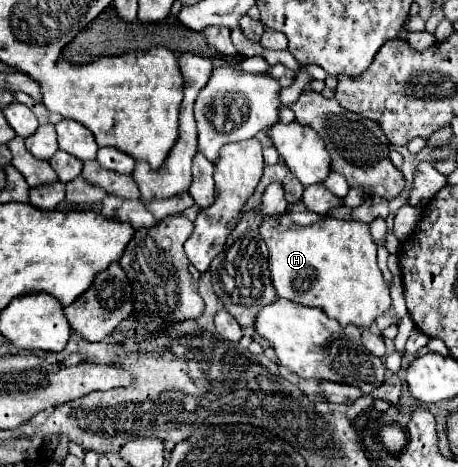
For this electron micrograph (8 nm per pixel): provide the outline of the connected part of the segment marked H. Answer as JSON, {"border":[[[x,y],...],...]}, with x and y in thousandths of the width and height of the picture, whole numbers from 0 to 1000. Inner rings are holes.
{"border":[[[627,456],[574,465],[574,478],[566,486],[566,503],[583,520],[587,533],[587,580],[592,580],[592,606],[609,636],[644,645],[653,653],[679,653],[701,657],[723,683],[740,687],[749,700],[771,692],[788,704],[806,700],[819,679],[836,675],[854,657],[849,615],[836,597],[836,585],[823,567],[823,525],[810,512],[806,482],[788,473],[740,473],[740,469],[710,469],[692,473],[683,482],[657,486],[640,478],[640,469]]]}

